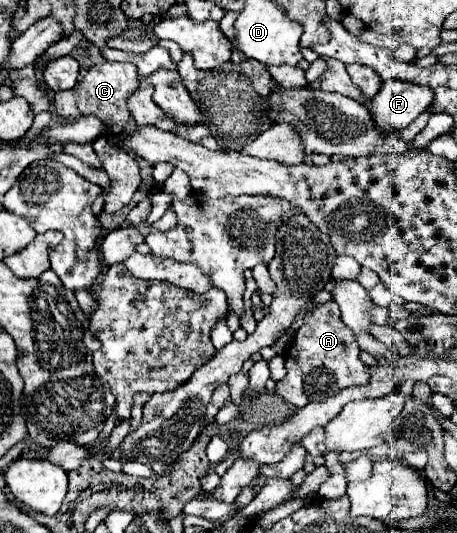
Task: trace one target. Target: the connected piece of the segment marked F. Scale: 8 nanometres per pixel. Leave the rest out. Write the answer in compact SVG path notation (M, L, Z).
M391 79L382 83L382 89L376 93L368 109L376 129L390 135L406 129L430 103L432 91L428 87Z

